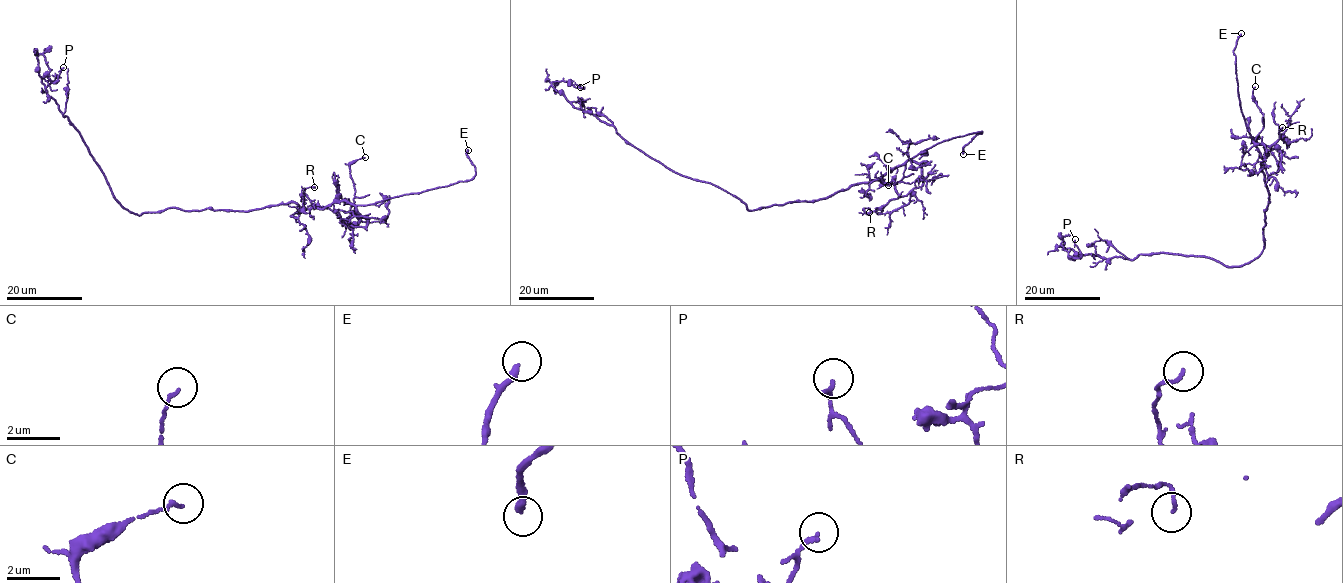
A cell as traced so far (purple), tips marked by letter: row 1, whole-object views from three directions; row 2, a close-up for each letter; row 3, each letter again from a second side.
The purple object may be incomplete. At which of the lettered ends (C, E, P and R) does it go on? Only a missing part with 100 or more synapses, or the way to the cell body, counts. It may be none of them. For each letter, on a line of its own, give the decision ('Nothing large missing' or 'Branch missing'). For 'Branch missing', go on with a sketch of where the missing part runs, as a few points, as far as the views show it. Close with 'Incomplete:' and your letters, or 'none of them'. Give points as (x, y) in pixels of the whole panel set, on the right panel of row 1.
C: Nothing large missing
E: Branch missing. Course of what is missing: (1241, 33), (1257, 12), (1273, 5), (1340, 11)
P: Nothing large missing
R: Nothing large missing
Incomplete: E

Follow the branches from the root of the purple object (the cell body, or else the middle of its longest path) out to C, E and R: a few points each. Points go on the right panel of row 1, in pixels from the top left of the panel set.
C: (1262, 228), (1270, 201), (1262, 170), (1265, 163), (1254, 141), (1263, 124), (1252, 93), (1255, 86)
E: (1262, 228), (1270, 194), (1262, 170), (1265, 163), (1240, 105), (1233, 49), (1241, 33)
R: (1262, 228), (1270, 194), (1265, 163), (1253, 141), (1268, 147), (1280, 135), (1288, 142), (1279, 137), (1282, 127)

